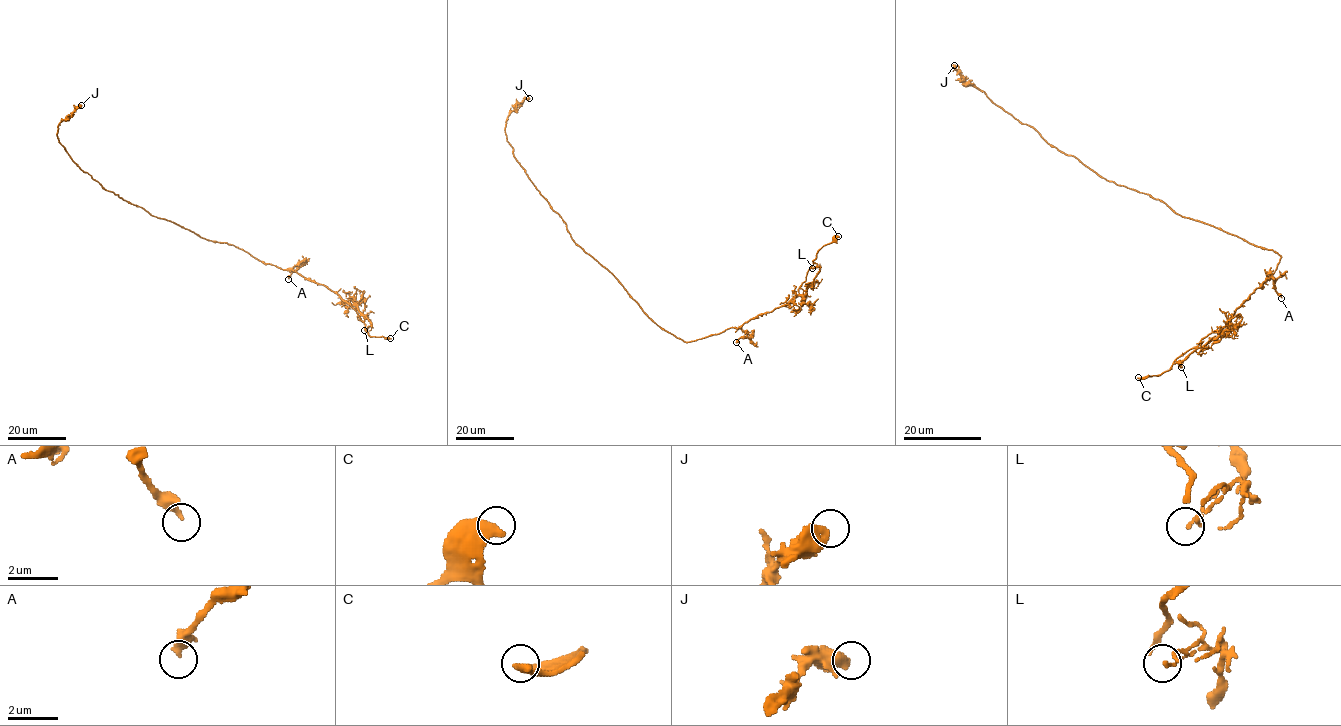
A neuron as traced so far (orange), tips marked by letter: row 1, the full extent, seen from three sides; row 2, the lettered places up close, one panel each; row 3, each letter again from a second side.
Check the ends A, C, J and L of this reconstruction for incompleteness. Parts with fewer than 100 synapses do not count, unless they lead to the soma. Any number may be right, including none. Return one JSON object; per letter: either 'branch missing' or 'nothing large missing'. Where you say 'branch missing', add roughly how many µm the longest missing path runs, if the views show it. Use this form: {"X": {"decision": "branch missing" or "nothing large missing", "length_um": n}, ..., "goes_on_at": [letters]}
{"A": {"decision": "nothing large missing"}, "C": {"decision": "branch missing", "length_um": 3}, "J": {"decision": "nothing large missing"}, "L": {"decision": "nothing large missing"}, "goes_on_at": ["C"]}

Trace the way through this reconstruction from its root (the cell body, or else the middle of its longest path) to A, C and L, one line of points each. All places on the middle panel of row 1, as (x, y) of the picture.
A: (635, 301), (658, 325), (685, 342), (718, 334), (732, 327), (750, 334), (736, 342)
C: (635, 301), (658, 325), (685, 342), (740, 328), (793, 298), (816, 253), (838, 236)
L: (635, 301), (658, 325), (691, 342), (740, 328), (759, 315), (785, 306), (813, 280), (819, 267), (812, 268)

